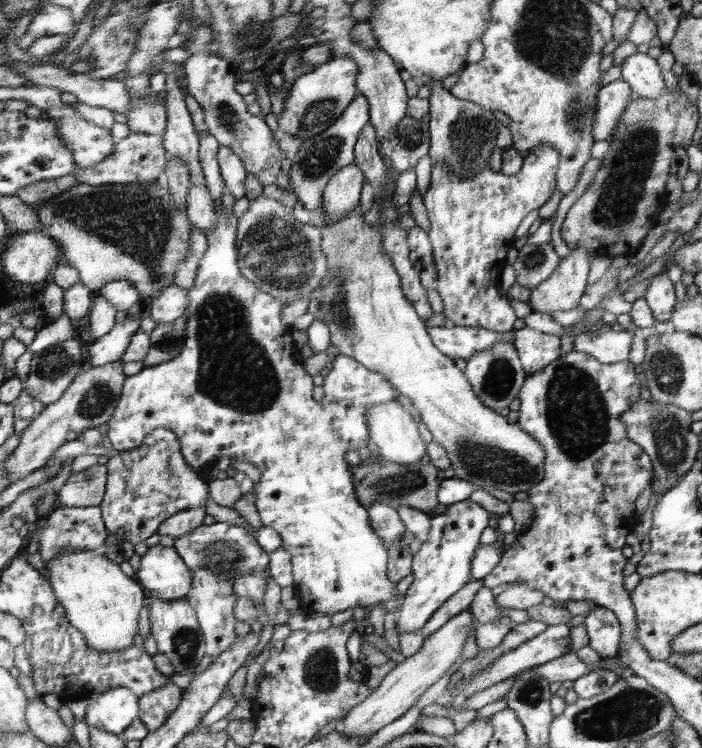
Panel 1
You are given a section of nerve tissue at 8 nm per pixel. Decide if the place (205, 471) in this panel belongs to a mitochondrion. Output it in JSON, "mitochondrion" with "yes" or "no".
{"mitochondrion":"no"}

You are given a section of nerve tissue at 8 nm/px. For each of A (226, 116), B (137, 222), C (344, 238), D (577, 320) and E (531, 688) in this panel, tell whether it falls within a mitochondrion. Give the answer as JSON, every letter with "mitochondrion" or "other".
{"A":"mitochondrion","B":"mitochondrion","C":"mitochondrion","D":"other","E":"mitochondrion"}

